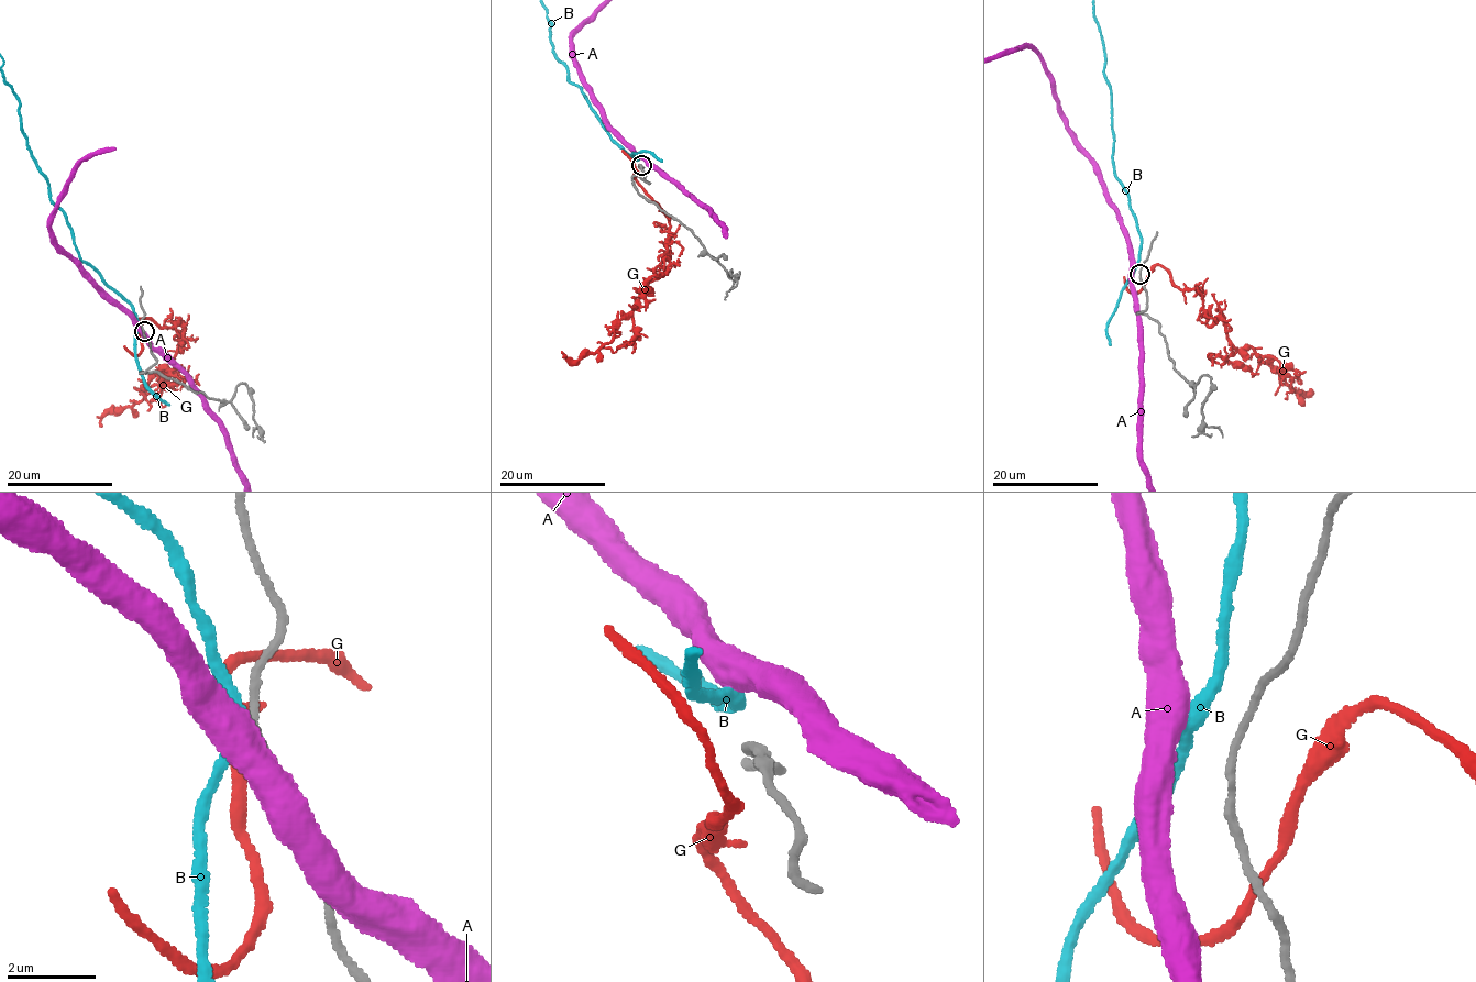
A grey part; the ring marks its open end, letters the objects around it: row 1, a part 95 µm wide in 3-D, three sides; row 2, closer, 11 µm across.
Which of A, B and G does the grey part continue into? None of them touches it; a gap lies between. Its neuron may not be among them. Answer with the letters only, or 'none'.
none

